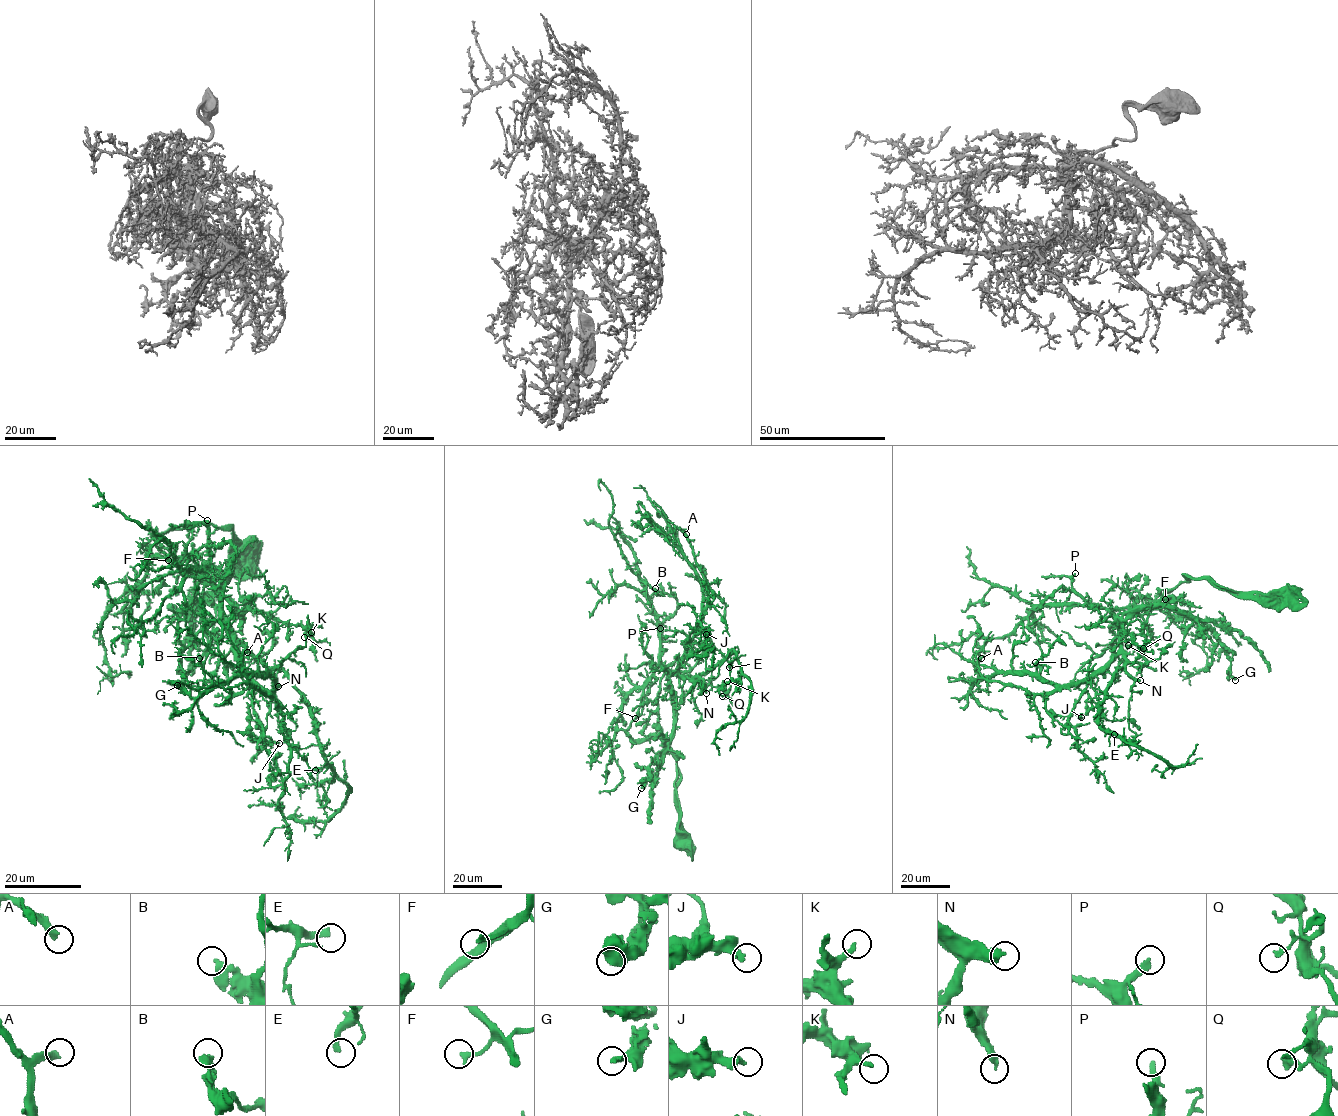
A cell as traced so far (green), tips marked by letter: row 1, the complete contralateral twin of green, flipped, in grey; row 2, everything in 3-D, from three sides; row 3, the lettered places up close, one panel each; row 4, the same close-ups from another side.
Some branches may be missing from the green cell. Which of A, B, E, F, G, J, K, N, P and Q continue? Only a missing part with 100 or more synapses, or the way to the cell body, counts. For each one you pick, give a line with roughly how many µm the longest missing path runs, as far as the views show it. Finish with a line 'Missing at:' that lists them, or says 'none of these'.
N: about 70 µm are missing
Missing at: N

